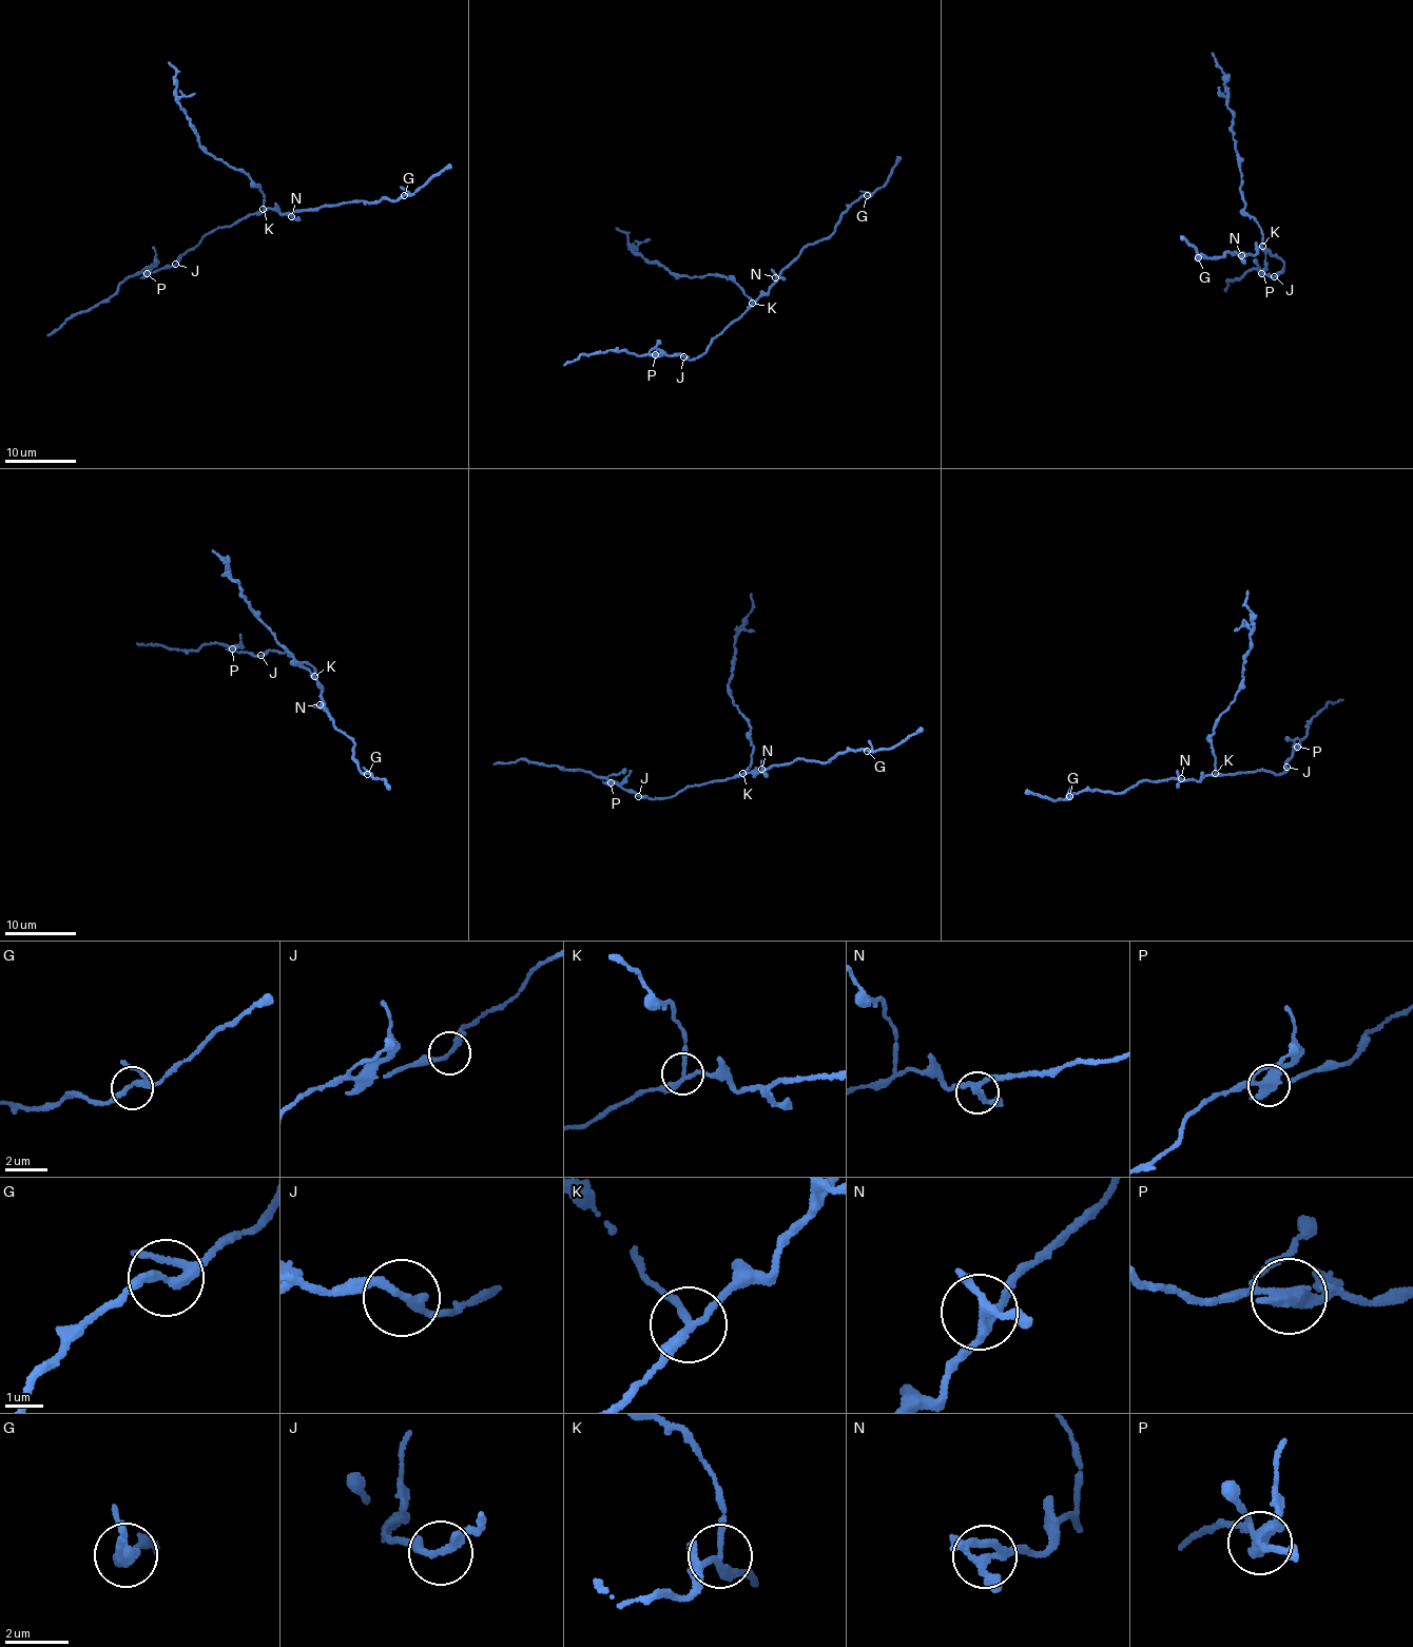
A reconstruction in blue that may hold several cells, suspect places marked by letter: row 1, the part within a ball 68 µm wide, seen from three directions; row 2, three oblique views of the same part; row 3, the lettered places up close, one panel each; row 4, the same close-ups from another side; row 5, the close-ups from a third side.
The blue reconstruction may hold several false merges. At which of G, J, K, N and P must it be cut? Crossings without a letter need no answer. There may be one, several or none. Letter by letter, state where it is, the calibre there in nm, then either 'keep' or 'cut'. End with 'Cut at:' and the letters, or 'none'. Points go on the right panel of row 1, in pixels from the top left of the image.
G: at (1198, 257); 220 nm thick; keep
J: at (1274, 276); 240 nm thick; keep
K: at (1262, 246); 190 nm thick; cut
N: at (1241, 255); 240 nm thick; keep
P: at (1261, 273); 340 nm thick; cut
Cut at: K, P

